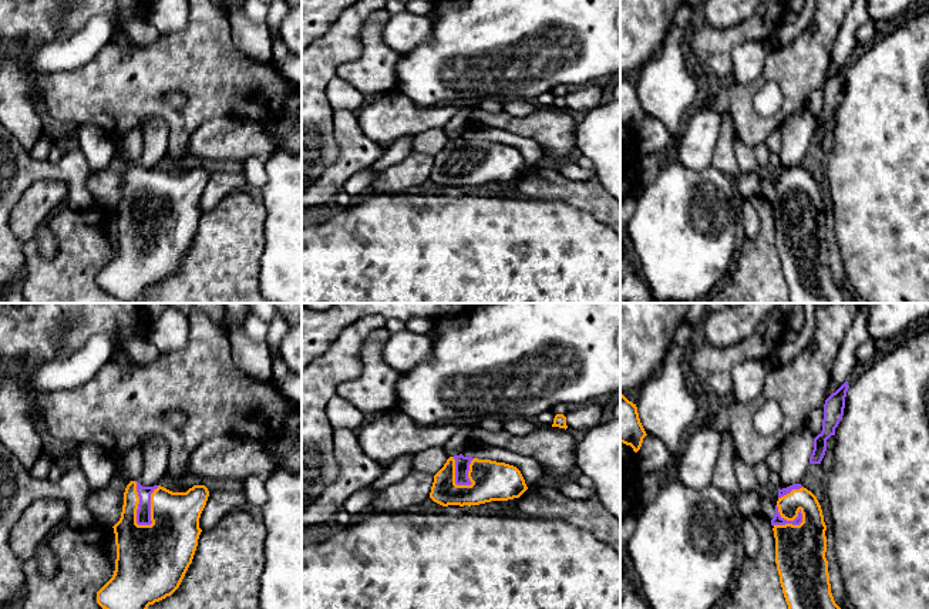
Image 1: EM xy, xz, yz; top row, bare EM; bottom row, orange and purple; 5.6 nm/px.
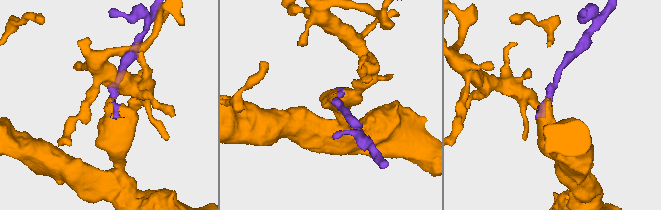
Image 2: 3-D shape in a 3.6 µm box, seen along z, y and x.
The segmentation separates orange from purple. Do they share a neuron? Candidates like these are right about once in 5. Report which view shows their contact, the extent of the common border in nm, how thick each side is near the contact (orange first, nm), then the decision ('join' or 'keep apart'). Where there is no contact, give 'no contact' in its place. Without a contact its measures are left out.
meets orange in xy; contact 280 nm long; 300 nm thick on the orange side, 80 nm on the other; join

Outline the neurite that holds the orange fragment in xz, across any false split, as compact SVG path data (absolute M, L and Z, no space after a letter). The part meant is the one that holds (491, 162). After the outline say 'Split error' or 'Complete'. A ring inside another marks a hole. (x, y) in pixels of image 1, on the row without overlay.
M460 135L434 157L430 179L442 188L471 188L519 179L526 171L516 148Z. Split error

